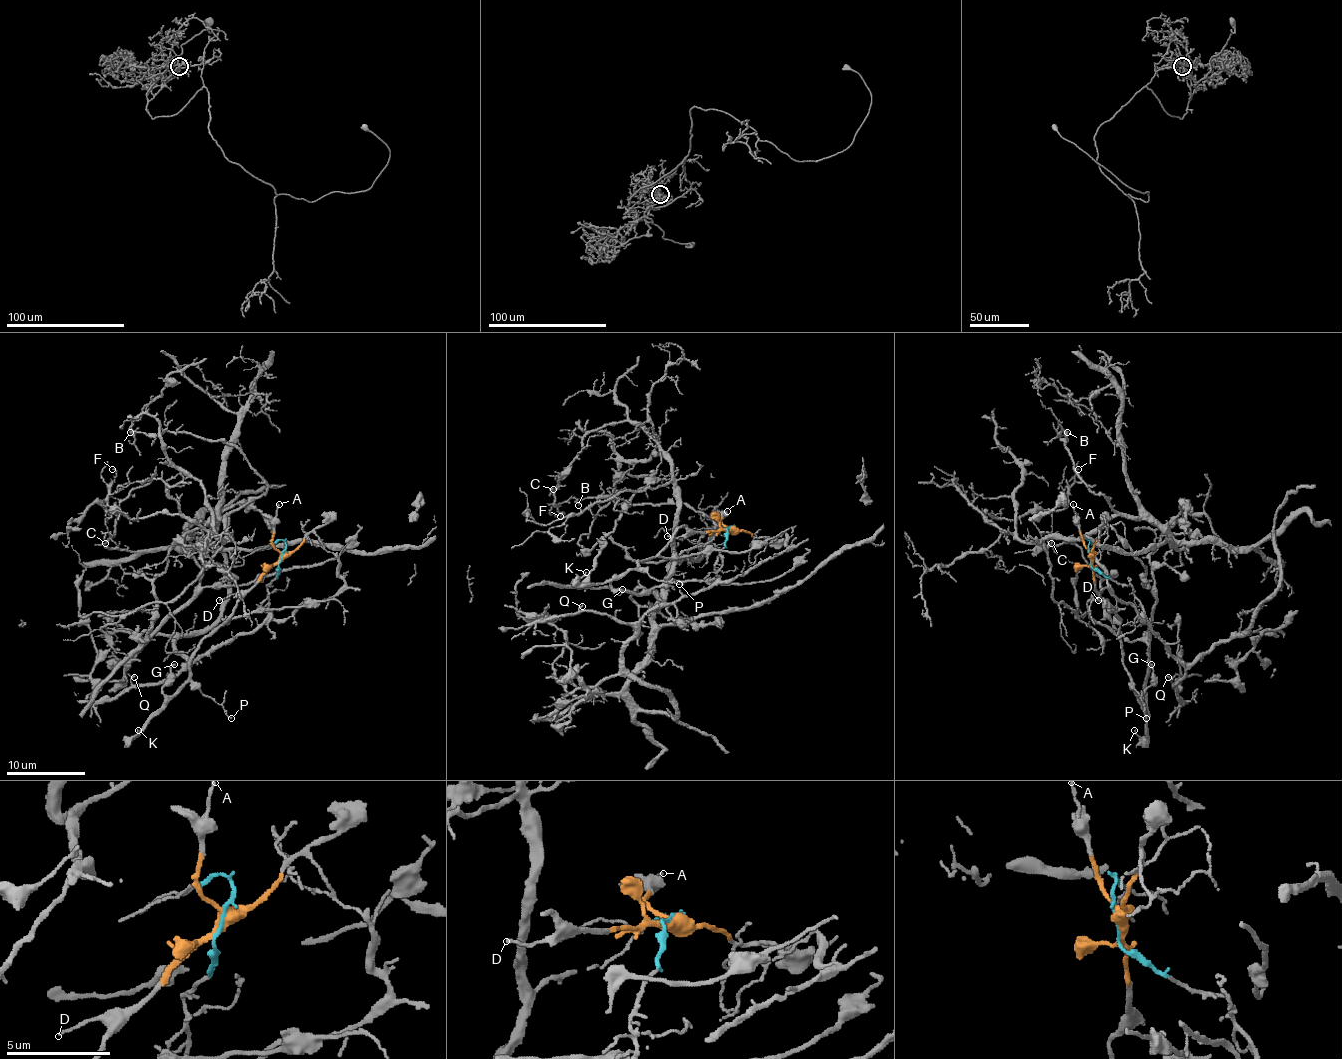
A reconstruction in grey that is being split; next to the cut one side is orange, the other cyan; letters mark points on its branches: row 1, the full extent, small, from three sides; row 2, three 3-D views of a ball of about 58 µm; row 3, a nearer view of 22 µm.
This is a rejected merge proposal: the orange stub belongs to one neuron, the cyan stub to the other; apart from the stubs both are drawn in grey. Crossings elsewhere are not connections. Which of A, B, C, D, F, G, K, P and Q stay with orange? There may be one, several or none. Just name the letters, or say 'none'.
A, D, G, K, P

